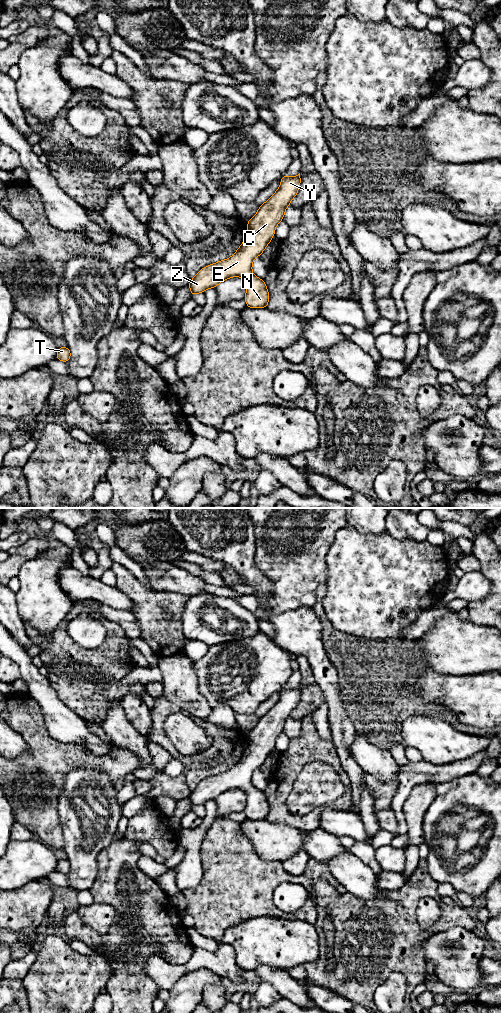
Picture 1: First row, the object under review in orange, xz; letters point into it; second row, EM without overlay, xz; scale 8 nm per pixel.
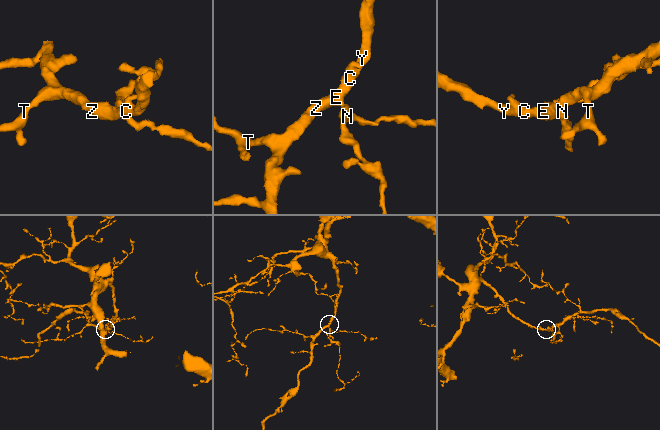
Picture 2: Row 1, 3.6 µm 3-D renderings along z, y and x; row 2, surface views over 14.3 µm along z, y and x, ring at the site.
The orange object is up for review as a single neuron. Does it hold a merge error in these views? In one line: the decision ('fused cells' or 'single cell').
single cell

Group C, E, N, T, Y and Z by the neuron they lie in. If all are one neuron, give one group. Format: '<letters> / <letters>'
C E N T Y Z

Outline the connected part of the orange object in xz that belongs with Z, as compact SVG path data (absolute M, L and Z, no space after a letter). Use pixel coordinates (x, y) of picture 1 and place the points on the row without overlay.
M300 685L293 689L282 688L279 701L259 719L256 727L247 735L246 749L233 768L202 780L196 788L191 791L188 798L191 801L191 808L205 804L209 800L215 800L223 792L238 788L247 793L247 802L244 812L248 820L266 820L269 814L269 805L264 792L256 789L252 785L252 775L254 771L261 767L266 758L275 746L275 740L283 732L285 722L292 711L297 707L300 699Z

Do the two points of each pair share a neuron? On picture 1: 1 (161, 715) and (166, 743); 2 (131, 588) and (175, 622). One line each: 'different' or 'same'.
1: same
2: same

